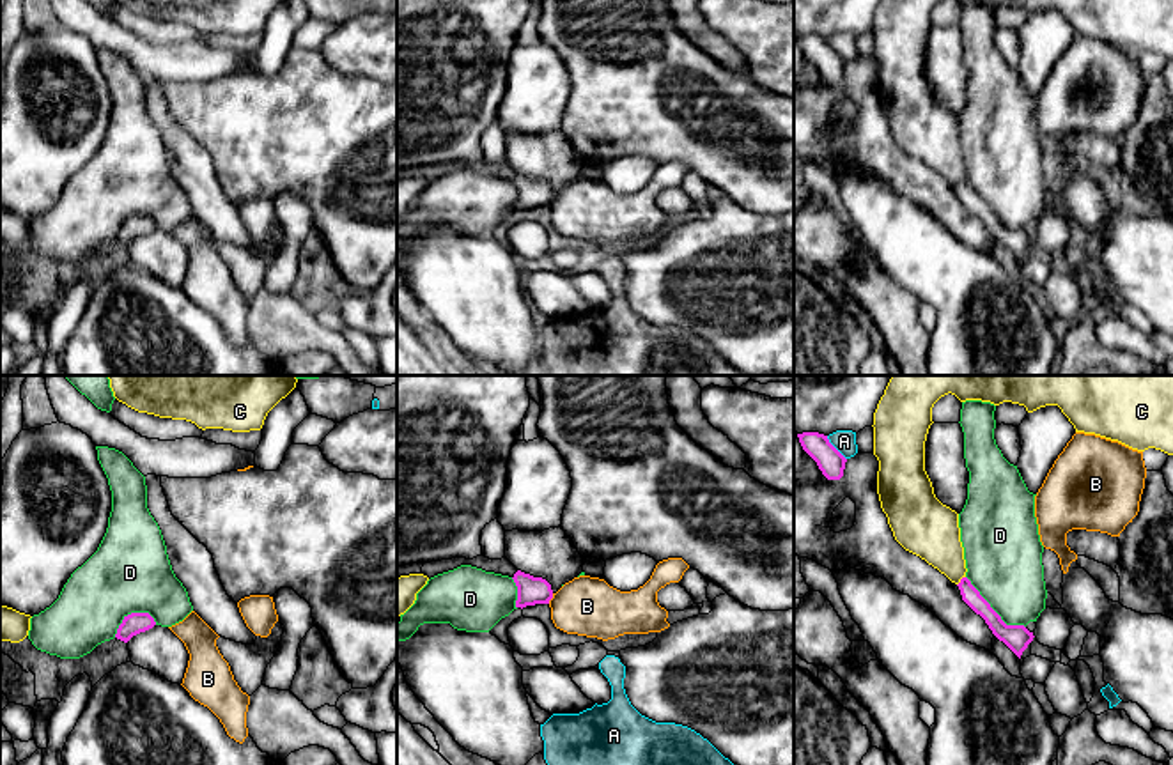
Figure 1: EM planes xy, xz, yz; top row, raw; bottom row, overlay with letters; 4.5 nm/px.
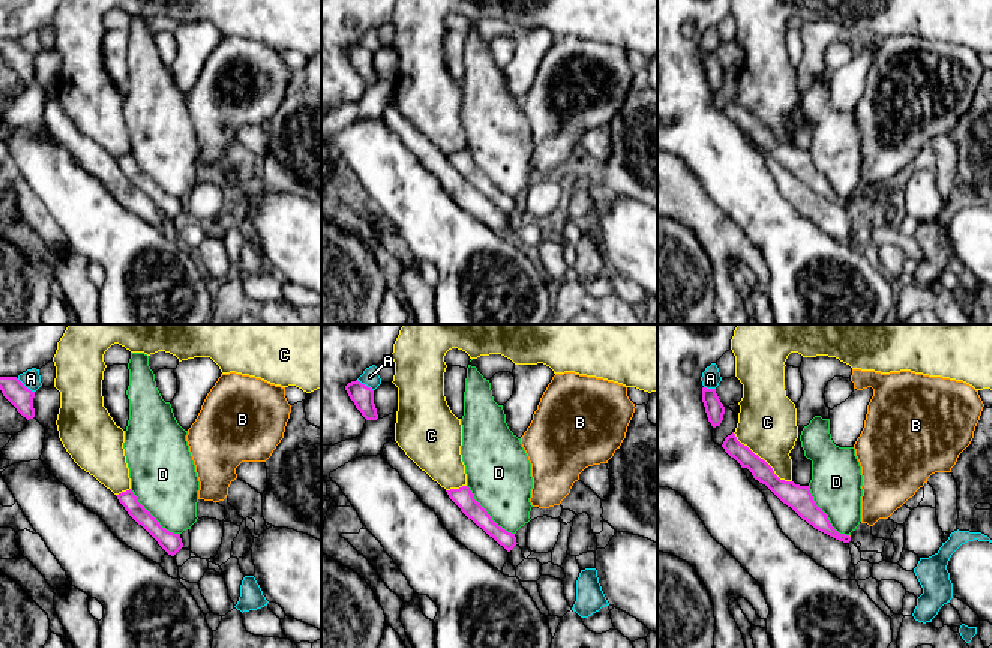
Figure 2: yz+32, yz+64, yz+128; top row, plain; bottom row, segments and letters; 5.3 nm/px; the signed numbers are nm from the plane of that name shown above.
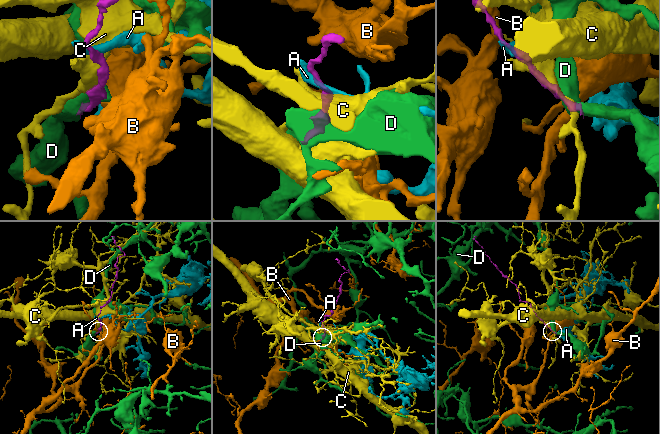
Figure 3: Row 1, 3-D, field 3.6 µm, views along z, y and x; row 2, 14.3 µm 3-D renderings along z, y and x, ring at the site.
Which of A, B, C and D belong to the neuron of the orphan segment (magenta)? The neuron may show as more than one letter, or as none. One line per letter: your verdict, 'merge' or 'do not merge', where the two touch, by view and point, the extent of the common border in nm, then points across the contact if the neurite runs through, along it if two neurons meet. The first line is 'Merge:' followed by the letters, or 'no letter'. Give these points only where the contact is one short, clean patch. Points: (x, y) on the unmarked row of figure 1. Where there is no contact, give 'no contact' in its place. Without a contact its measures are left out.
Merge: no letter
A: do not merge; contact yz (835, 52); length 140 nm; border yz (826, 39), (846, 62)
B: do not merge; contact xz (551, 200); length 50 nm; border xz (553, 197), (548, 206)
C: do not merge; contact yz (961, 185); length 60 nm
D: do not merge; contact yz (993, 213); length 360 nm

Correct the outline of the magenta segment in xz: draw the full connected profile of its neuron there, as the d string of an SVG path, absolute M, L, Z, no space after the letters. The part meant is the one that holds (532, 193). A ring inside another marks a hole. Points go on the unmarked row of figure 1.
M517 174L512 182L517 189L516 211L523 212L526 209L549 207L553 202L551 188L542 181Z

